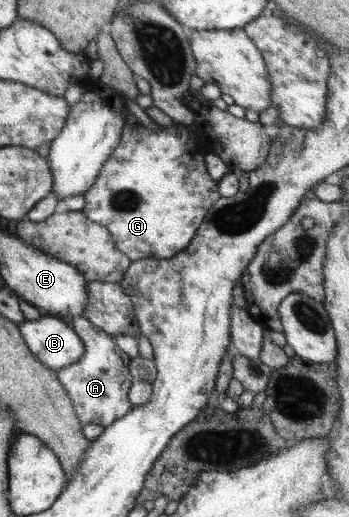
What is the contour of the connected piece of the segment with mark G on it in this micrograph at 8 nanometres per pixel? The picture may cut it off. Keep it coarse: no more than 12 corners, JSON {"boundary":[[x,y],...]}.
{"boundary":[[126,125],[84,192],[133,261],[175,256],[223,197],[186,125]]}

